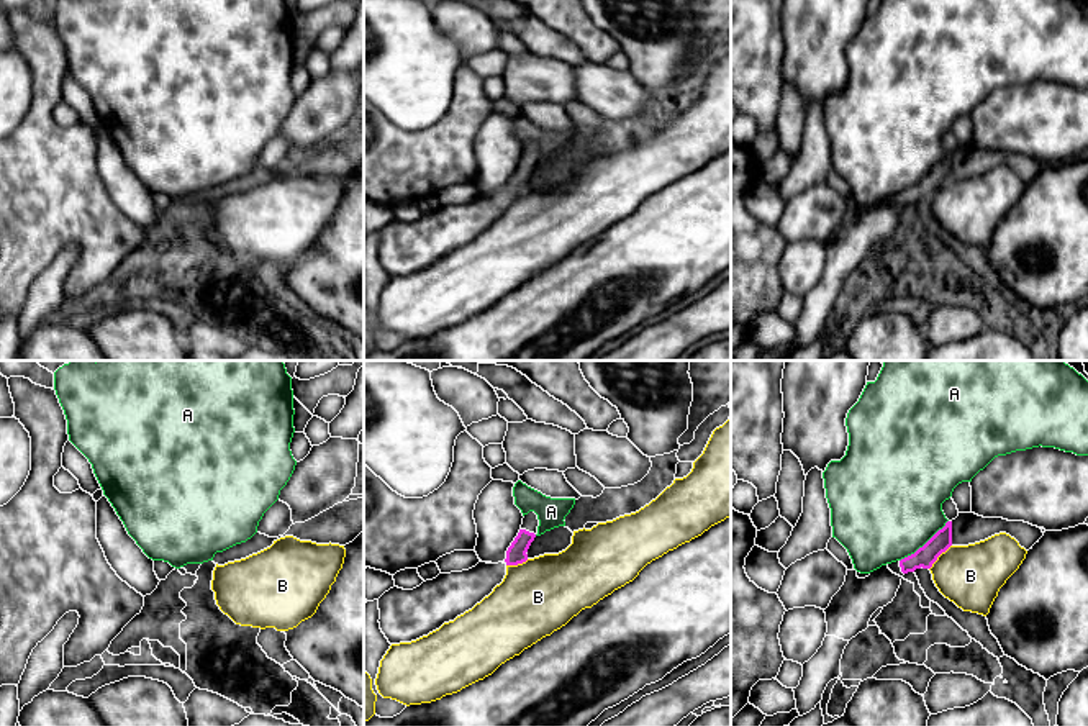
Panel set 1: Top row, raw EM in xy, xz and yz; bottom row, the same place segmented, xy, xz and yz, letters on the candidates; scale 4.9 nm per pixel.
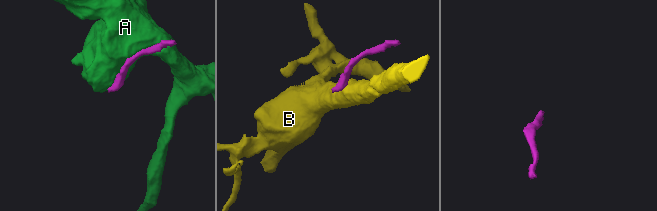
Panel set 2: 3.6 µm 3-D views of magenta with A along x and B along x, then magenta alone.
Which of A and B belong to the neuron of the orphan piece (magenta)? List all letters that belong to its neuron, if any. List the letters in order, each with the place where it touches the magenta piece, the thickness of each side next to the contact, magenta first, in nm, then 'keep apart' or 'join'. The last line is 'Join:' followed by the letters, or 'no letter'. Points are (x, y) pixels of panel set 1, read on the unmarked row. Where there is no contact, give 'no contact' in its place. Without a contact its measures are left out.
A: yz (926, 176) | 100/500 nm | keep apart
B: yz (938, 189) | 100/300 nm | keep apart
Join: no letter

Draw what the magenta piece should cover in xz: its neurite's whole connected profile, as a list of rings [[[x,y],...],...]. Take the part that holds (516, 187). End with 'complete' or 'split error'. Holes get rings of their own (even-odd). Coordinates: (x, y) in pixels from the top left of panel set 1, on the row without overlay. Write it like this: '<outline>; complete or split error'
[[[534,144],[523,151],[521,162],[506,184],[506,198],[518,198],[528,193],[528,182],[537,167],[539,152]]]; split error

